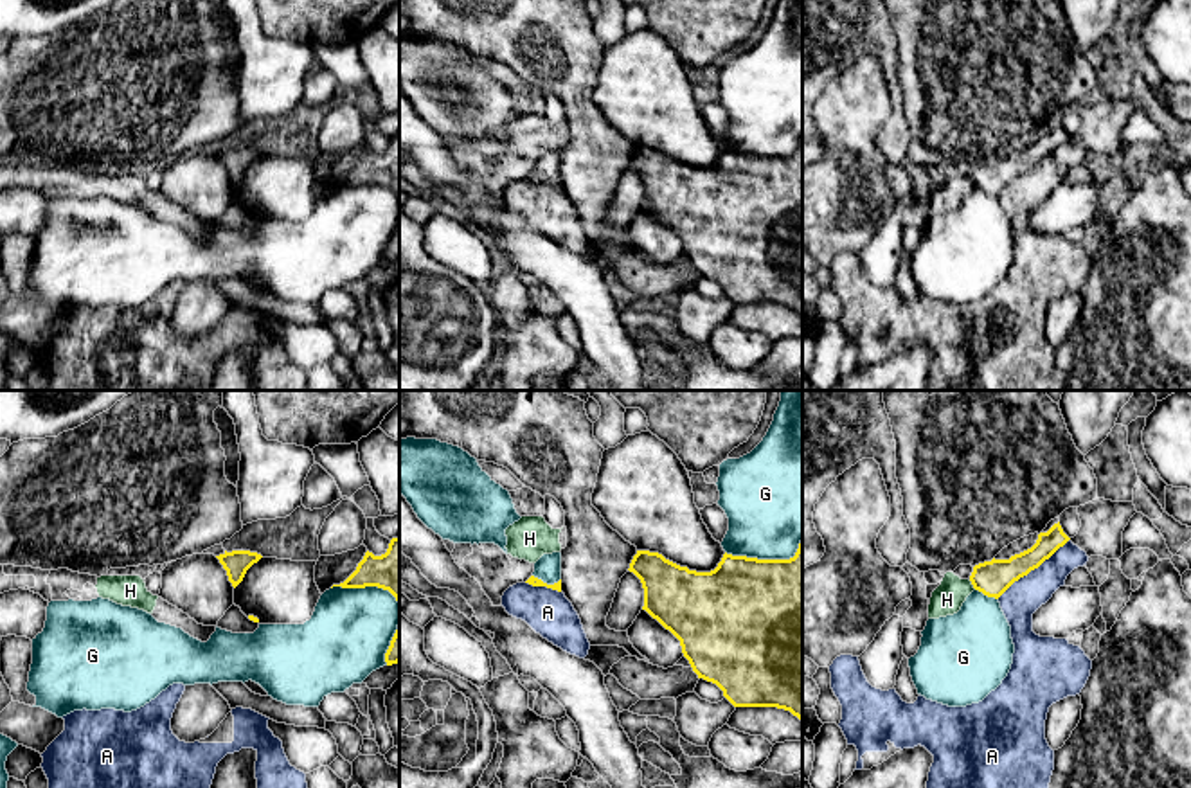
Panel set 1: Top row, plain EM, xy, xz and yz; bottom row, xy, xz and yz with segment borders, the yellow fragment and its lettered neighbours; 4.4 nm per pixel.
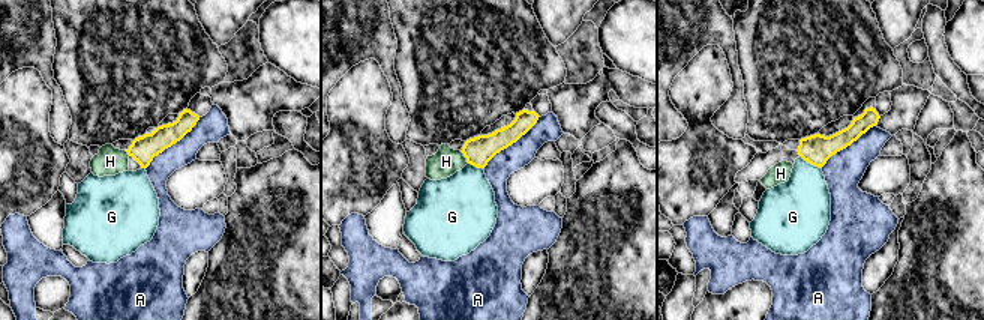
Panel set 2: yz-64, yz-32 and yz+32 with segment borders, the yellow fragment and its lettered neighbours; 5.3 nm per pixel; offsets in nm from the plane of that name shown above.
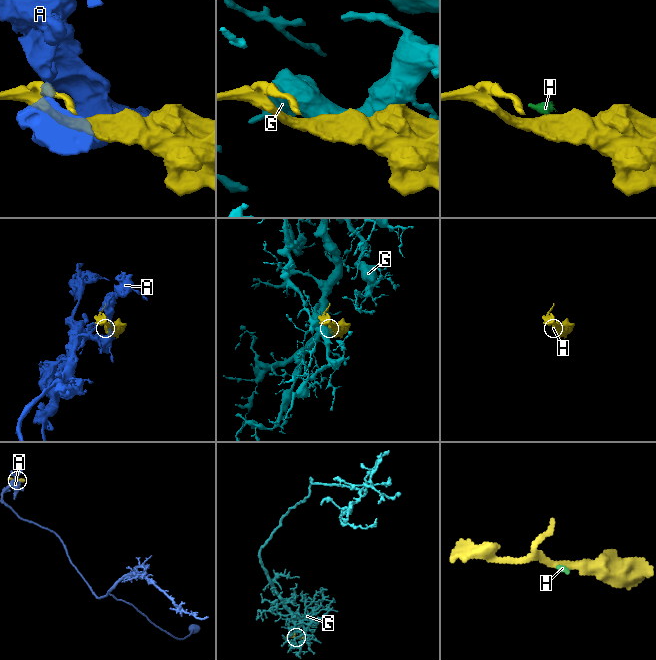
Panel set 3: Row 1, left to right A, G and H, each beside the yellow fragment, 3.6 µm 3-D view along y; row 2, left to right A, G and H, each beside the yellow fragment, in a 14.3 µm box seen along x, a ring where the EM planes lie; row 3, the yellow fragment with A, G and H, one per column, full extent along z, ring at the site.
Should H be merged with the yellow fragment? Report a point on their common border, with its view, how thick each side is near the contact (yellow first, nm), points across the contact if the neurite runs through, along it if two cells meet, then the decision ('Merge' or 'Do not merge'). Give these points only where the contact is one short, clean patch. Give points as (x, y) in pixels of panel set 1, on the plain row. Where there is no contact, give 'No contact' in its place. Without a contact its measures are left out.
Touches yellow at yz (972, 180). Thickness 160 nm (yellow) against 140 nm. Boundary: yz (968, 177), (976, 186). Do not merge

